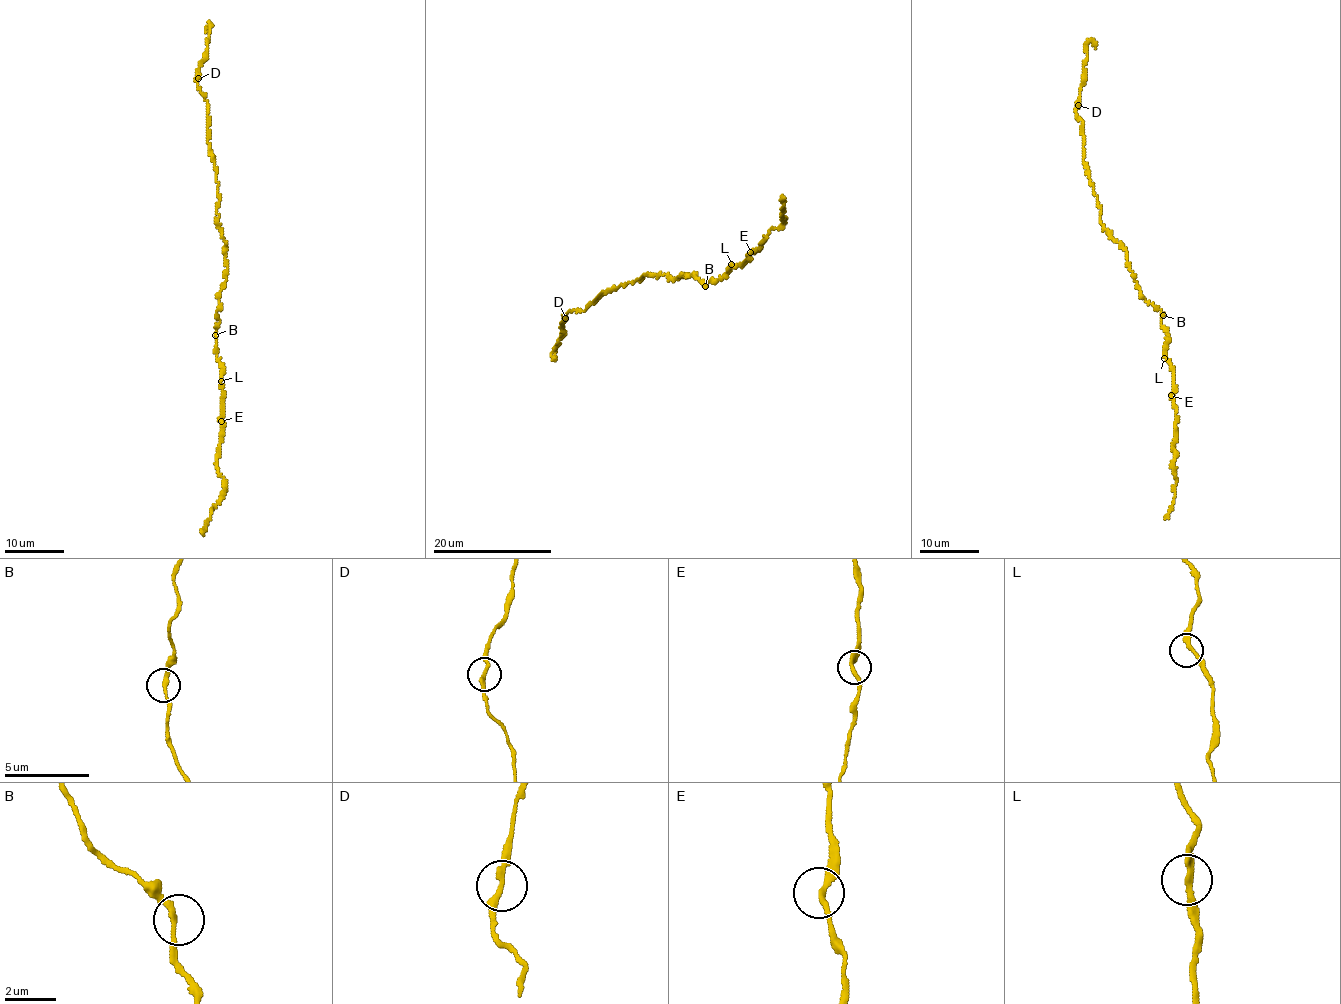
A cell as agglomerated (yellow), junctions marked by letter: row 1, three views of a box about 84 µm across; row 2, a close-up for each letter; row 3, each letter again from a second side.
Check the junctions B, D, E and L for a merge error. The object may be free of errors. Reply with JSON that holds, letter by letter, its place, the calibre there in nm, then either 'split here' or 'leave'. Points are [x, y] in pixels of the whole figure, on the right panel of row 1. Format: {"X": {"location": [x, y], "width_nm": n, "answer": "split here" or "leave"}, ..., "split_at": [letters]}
{"B": {"location": [1163, 315], "width_nm": 200, "answer": "leave"}, "D": {"location": [1078, 105], "width_nm": 240, "answer": "leave"}, "E": {"location": [1171, 395], "width_nm": 240, "answer": "leave"}, "L": {"location": [1164, 358], "width_nm": 240, "answer": "leave"}, "split_at": []}

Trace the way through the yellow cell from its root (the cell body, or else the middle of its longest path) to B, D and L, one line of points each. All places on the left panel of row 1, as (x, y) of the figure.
B: (225, 280), (220, 293), (215, 335)
D: (225, 280), (226, 247), (217, 215), (218, 185), (208, 141), (208, 104), (199, 91), (197, 78)
L: (225, 280), (216, 316), (218, 360), (223, 369), (221, 381)

